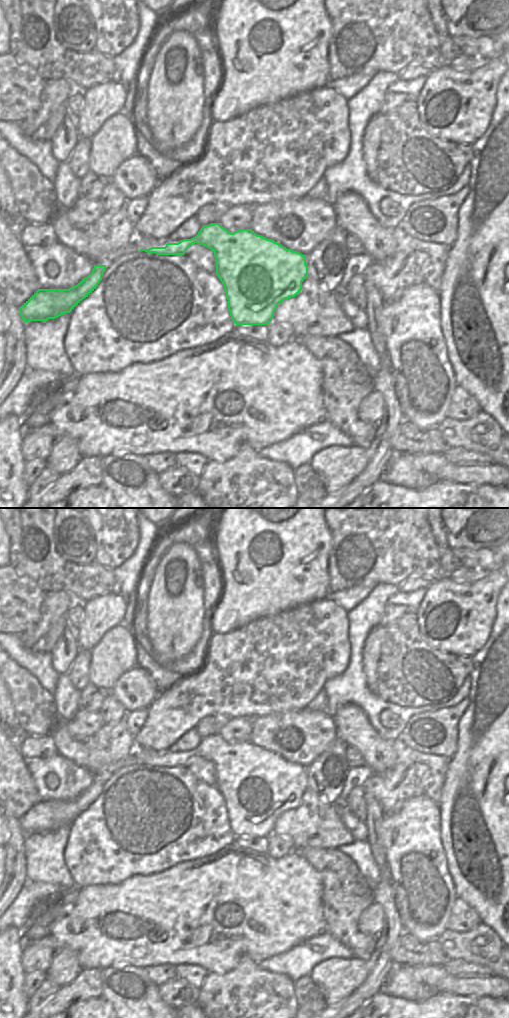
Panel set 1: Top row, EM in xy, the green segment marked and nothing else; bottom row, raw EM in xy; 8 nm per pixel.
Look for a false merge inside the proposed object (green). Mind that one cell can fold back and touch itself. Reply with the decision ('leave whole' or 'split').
leave whole

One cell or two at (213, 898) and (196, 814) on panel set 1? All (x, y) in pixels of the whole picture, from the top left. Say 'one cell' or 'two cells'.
two cells

